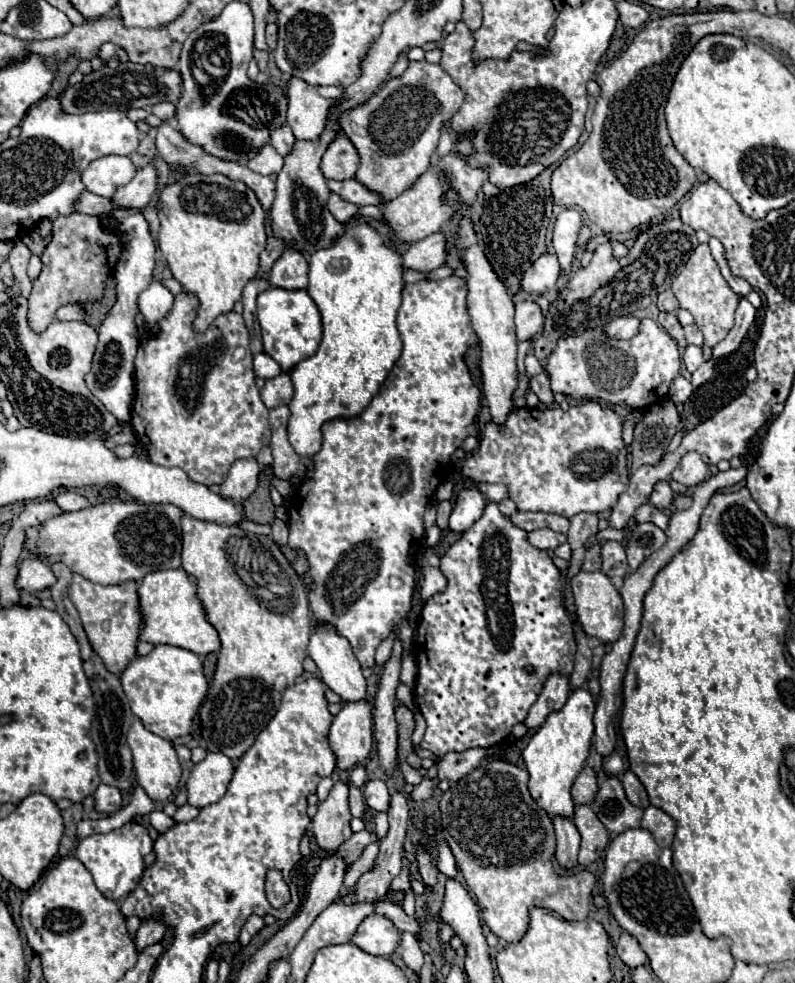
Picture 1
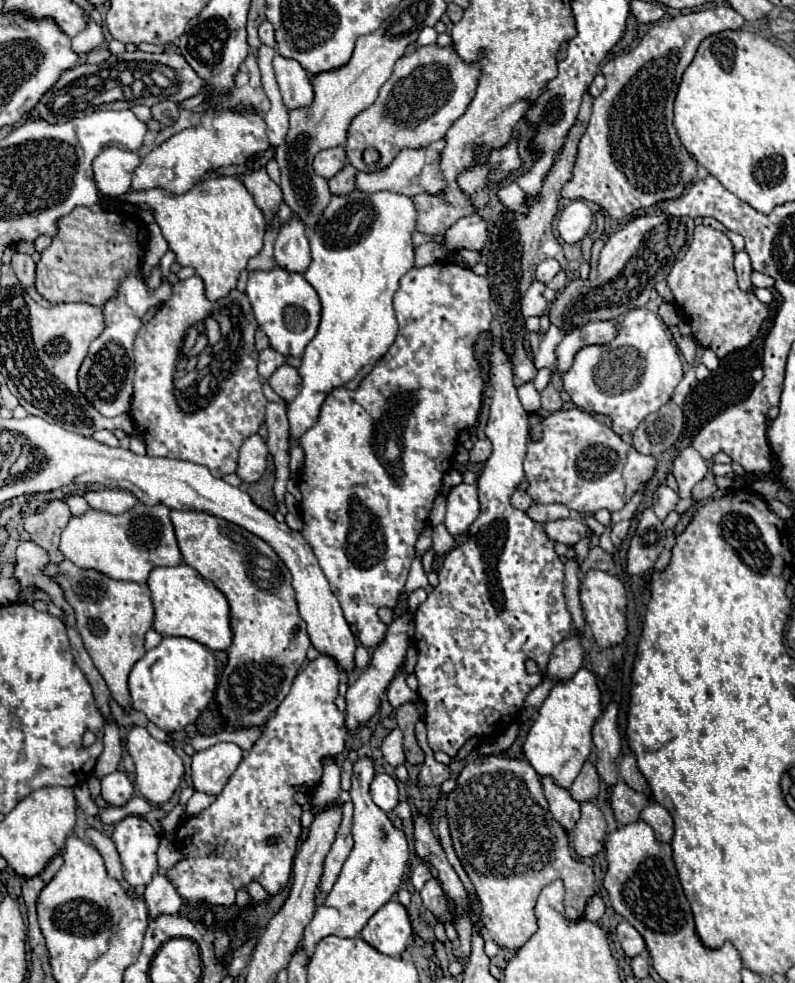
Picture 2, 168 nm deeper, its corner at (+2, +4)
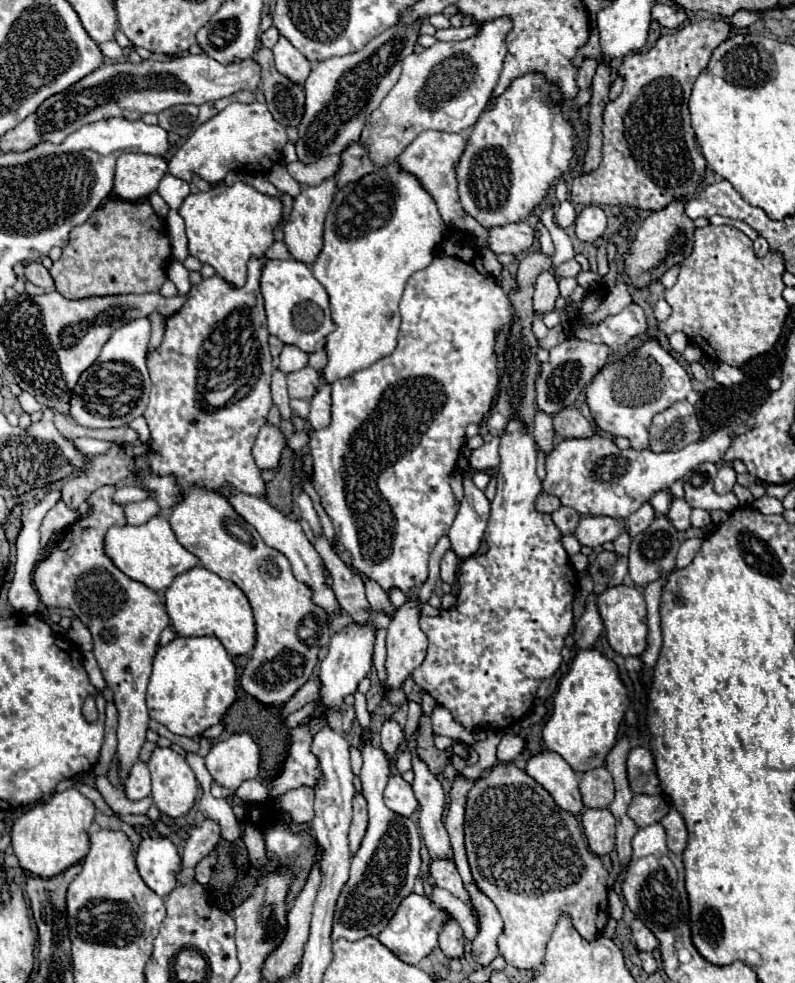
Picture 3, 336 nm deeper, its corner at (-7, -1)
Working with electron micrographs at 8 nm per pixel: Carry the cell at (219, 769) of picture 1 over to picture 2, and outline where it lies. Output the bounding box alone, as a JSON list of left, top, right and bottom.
[192,742,242,794]

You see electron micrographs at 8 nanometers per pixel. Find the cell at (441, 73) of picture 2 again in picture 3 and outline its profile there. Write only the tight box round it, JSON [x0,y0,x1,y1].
[361,17,511,167]

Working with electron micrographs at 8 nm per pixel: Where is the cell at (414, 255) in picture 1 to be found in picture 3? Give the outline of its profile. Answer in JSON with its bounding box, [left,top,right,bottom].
[487,223,535,253]

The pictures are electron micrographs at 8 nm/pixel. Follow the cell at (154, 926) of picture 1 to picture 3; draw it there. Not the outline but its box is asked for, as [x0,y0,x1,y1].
[175,819,221,887]

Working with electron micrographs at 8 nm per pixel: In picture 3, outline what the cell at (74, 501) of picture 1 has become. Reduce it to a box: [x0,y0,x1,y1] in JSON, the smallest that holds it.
[125,499,161,525]

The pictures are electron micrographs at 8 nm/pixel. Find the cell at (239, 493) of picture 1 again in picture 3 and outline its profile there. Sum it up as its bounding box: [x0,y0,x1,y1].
[253,423,285,471]

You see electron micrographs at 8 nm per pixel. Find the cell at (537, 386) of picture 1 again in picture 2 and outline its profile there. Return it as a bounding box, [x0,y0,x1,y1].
[542,384,564,412]

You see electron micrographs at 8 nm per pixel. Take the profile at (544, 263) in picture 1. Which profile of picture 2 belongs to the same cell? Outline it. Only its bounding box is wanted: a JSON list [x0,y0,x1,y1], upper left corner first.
[536,258,562,284]

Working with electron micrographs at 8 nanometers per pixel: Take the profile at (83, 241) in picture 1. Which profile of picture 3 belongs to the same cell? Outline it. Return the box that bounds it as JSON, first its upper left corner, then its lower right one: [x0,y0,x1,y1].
[49,199,171,299]

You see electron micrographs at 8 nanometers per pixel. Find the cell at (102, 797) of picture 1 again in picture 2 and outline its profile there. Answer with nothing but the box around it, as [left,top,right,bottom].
[102,772,134,806]

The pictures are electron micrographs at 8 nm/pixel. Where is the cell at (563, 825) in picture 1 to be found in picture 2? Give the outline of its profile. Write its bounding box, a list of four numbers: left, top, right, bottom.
[540,776,580,830]

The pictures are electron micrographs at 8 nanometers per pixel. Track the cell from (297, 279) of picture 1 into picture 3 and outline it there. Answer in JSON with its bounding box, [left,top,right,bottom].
[285,177,335,265]

